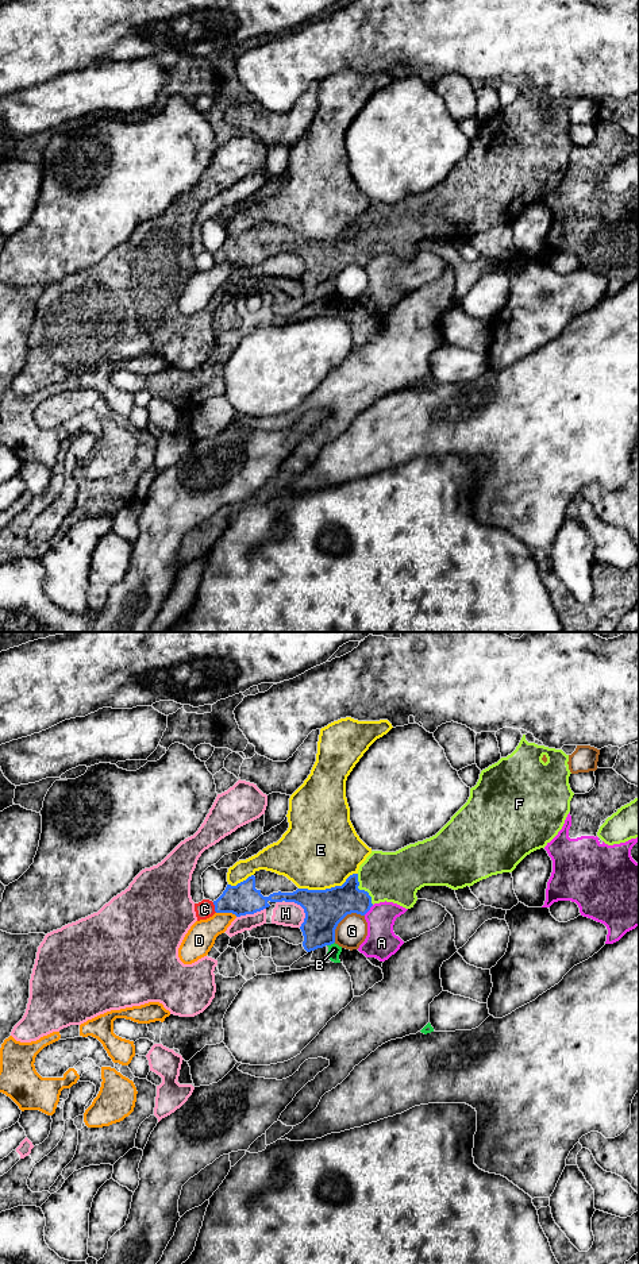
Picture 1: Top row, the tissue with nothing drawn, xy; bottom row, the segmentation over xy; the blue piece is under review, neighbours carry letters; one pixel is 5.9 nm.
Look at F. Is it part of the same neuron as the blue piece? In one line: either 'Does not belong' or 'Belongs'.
Belongs

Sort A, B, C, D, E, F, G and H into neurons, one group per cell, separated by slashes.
A / B / C / D / E / F / G / H

